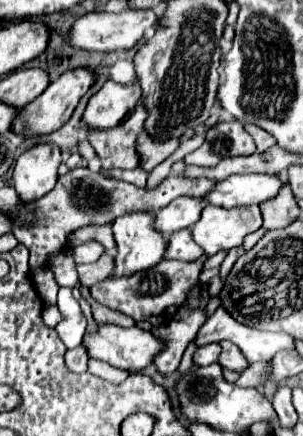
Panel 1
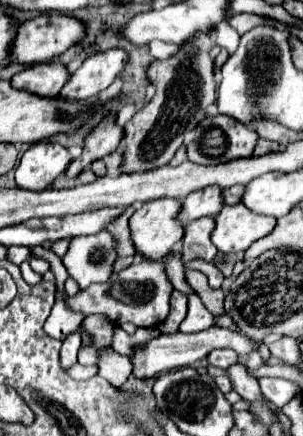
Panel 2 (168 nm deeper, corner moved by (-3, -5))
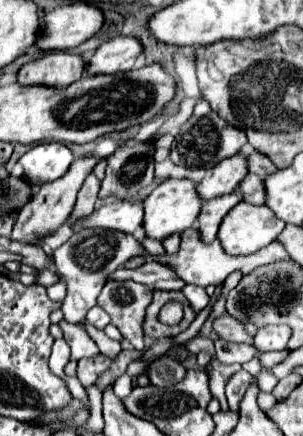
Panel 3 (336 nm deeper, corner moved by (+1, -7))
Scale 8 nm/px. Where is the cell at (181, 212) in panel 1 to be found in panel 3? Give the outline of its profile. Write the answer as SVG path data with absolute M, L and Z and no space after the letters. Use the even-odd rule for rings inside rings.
M239 152L237 156L231 156L219 162L215 168L207 170L205 178L197 182L197 194L203 202L227 196L237 190L239 180L243 180L245 174L247 174L247 158Z

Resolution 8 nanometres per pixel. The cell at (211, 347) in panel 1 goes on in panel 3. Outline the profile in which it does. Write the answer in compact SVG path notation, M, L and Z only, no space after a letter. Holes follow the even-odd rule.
M217 340L215 354L219 364L245 364L257 354L257 348L249 344L231 344L225 340Z

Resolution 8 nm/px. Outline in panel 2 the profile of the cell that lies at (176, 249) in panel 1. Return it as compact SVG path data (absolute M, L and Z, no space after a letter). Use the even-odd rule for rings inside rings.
M197 218L185 226L183 236L183 260L207 260L211 262L217 254L217 248L211 242L211 232L215 228L215 218Z

